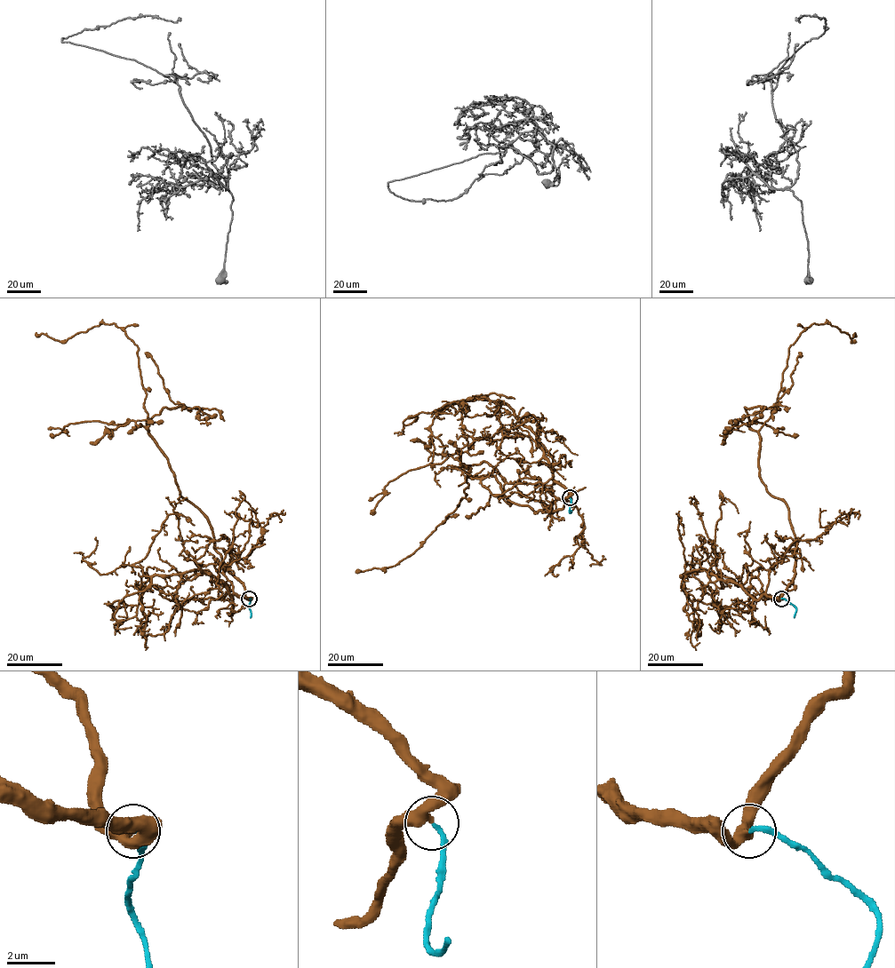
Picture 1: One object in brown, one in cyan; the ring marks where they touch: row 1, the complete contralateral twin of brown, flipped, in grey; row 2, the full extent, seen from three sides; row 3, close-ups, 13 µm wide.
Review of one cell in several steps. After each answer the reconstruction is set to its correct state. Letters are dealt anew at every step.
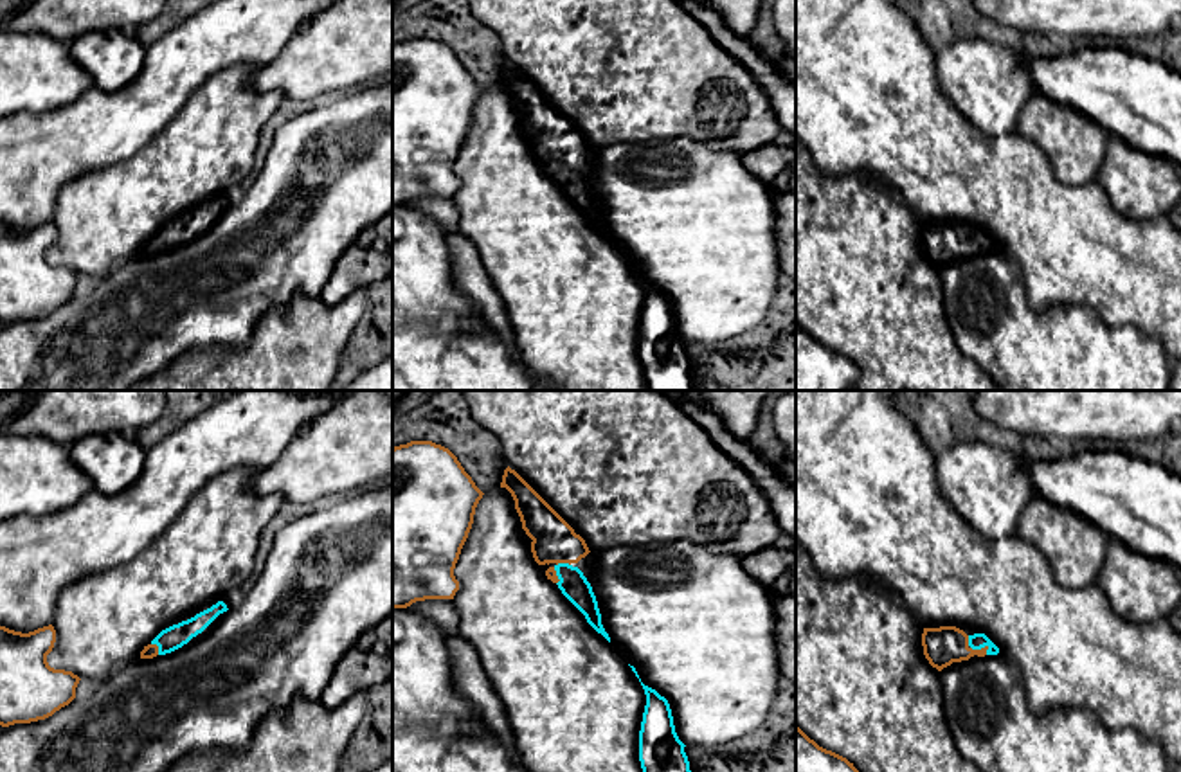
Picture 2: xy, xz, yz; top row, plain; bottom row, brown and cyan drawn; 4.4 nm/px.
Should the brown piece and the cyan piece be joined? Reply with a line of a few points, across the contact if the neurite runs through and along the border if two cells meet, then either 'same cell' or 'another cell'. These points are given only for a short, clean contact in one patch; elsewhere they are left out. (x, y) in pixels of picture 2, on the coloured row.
line yz (942, 646), (974, 650), (976, 641); same cell

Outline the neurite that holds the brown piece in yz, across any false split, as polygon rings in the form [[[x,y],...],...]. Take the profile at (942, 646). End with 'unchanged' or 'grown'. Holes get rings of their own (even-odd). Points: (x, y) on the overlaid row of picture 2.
[[[956,626],[924,628],[922,646],[925,659],[938,671],[974,655],[999,653],[999,648],[985,633],[967,635]]] | grown

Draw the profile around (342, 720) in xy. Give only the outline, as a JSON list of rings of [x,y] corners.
[[[367,691],[335,709],[295,698],[284,711],[272,713],[256,729],[254,741],[239,754],[187,756],[166,772],[338,772],[347,743],[367,711]]]

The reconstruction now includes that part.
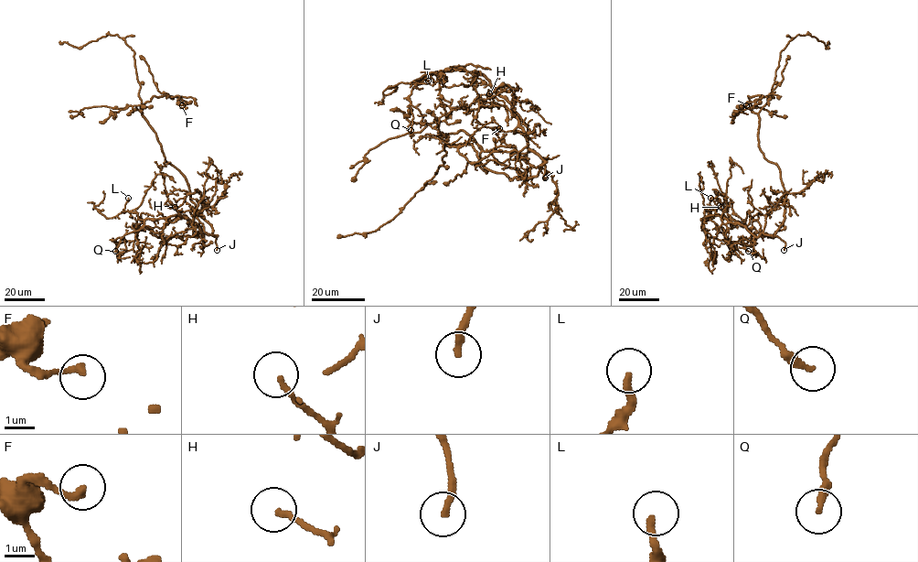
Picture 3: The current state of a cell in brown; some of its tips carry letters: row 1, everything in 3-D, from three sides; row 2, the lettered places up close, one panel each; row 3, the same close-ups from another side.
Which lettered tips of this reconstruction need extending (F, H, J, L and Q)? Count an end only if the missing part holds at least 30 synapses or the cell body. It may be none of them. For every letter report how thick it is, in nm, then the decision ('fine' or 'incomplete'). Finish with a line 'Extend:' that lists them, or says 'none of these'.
F: 240 nm thick; fine
H: 180 nm thick; fine
J: 200 nm thick; incomplete
L: 240 nm thick; fine
Q: 260 nm thick; fine
Extend: J

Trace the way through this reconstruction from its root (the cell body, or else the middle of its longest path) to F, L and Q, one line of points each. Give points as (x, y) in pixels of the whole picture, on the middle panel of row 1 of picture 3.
F: (507, 176), (487, 169), (471, 145), (449, 145), (444, 135), (464, 130), (489, 151), (501, 145), (499, 128)
L: (507, 176), (535, 177), (544, 162), (528, 146), (512, 106), (481, 74), (453, 70), (422, 79), (428, 81)
Q: (507, 176), (535, 177), (544, 162), (528, 146), (512, 106), (481, 74), (425, 74), (409, 96), (410, 130)

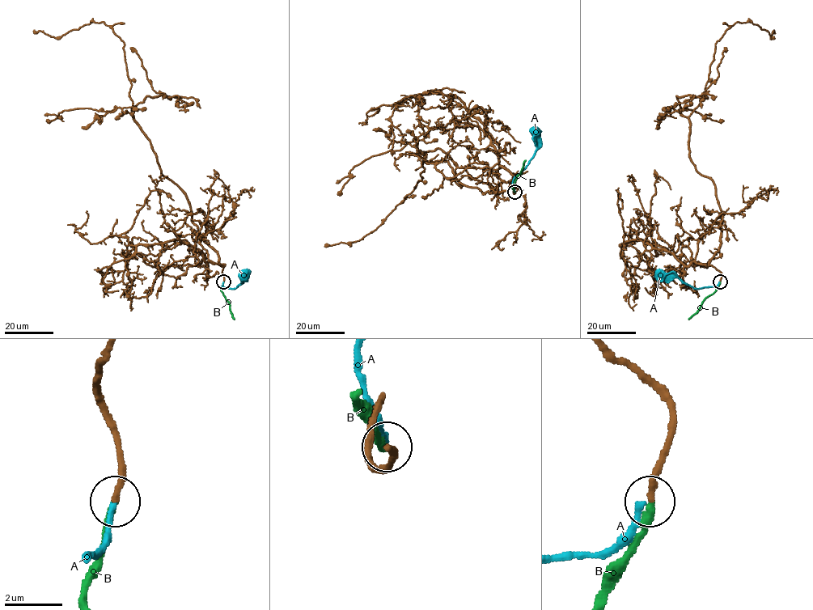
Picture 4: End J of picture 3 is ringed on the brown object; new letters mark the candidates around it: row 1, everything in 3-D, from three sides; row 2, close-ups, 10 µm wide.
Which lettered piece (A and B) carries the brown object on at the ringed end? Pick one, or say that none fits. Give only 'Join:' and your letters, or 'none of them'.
Join: B

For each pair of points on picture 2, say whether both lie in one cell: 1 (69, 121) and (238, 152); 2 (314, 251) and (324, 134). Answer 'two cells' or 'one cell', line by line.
1: two cells
2: one cell

